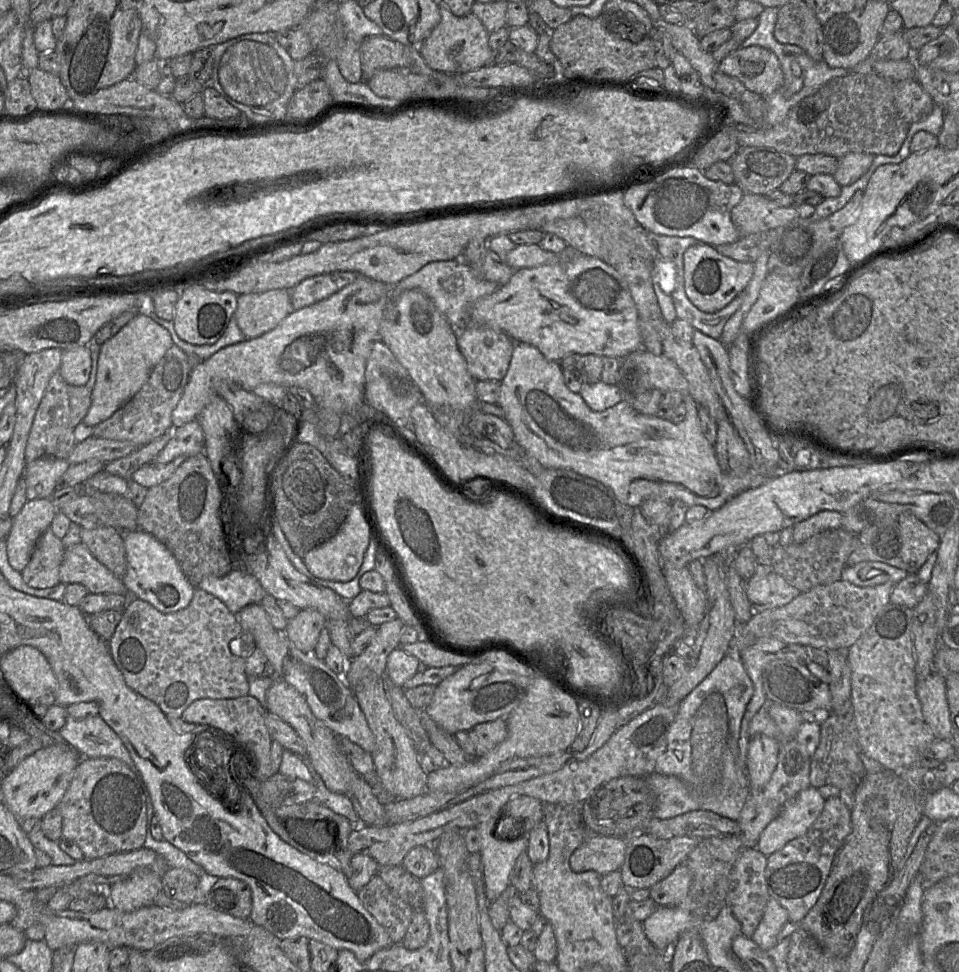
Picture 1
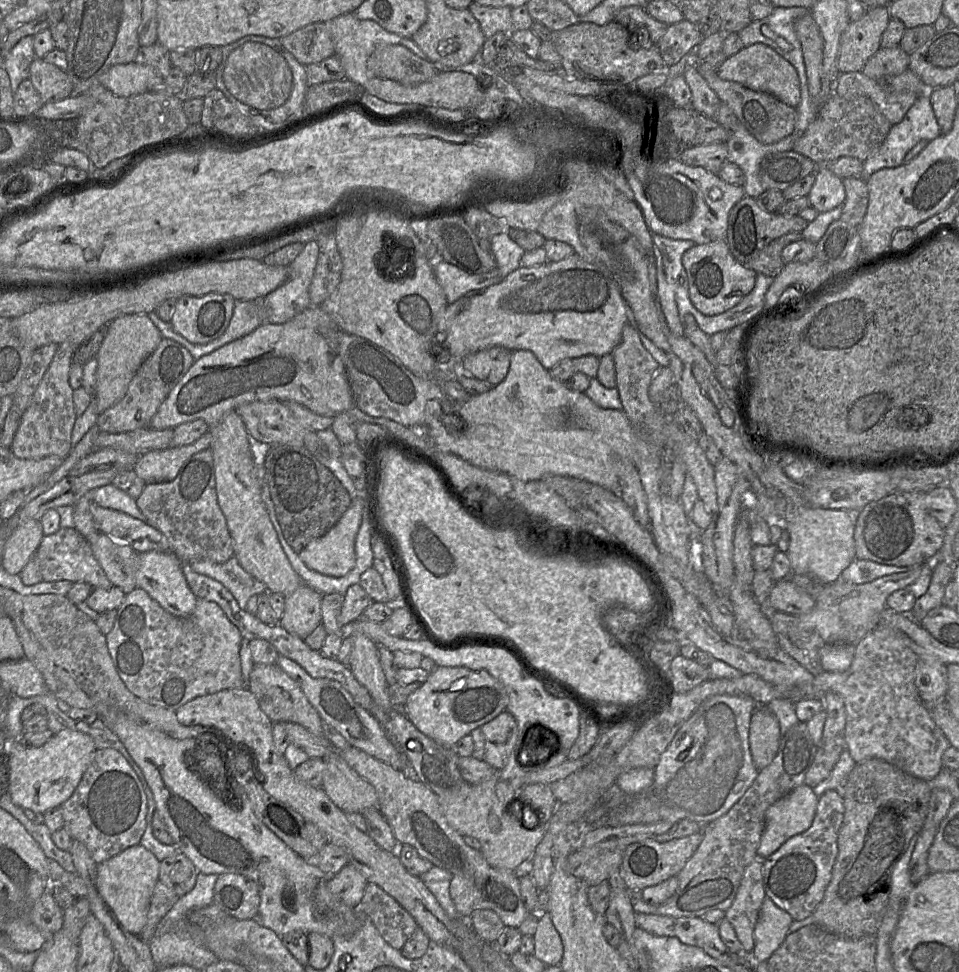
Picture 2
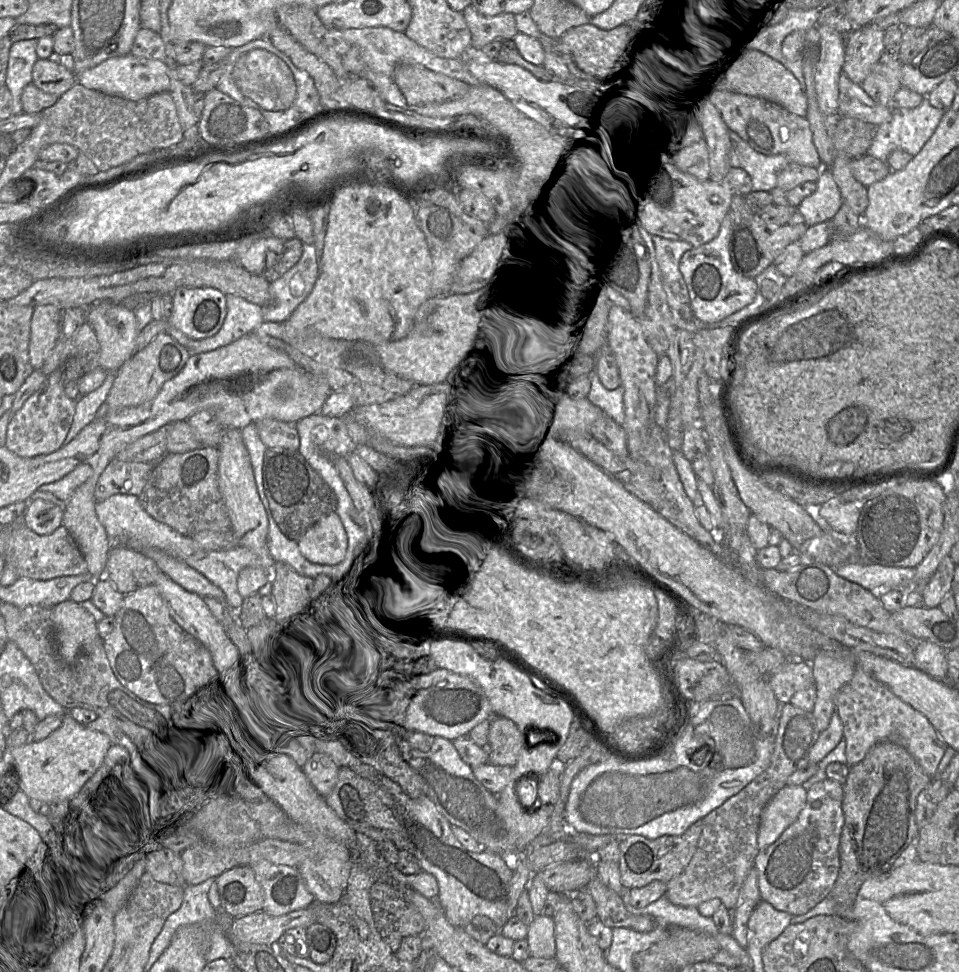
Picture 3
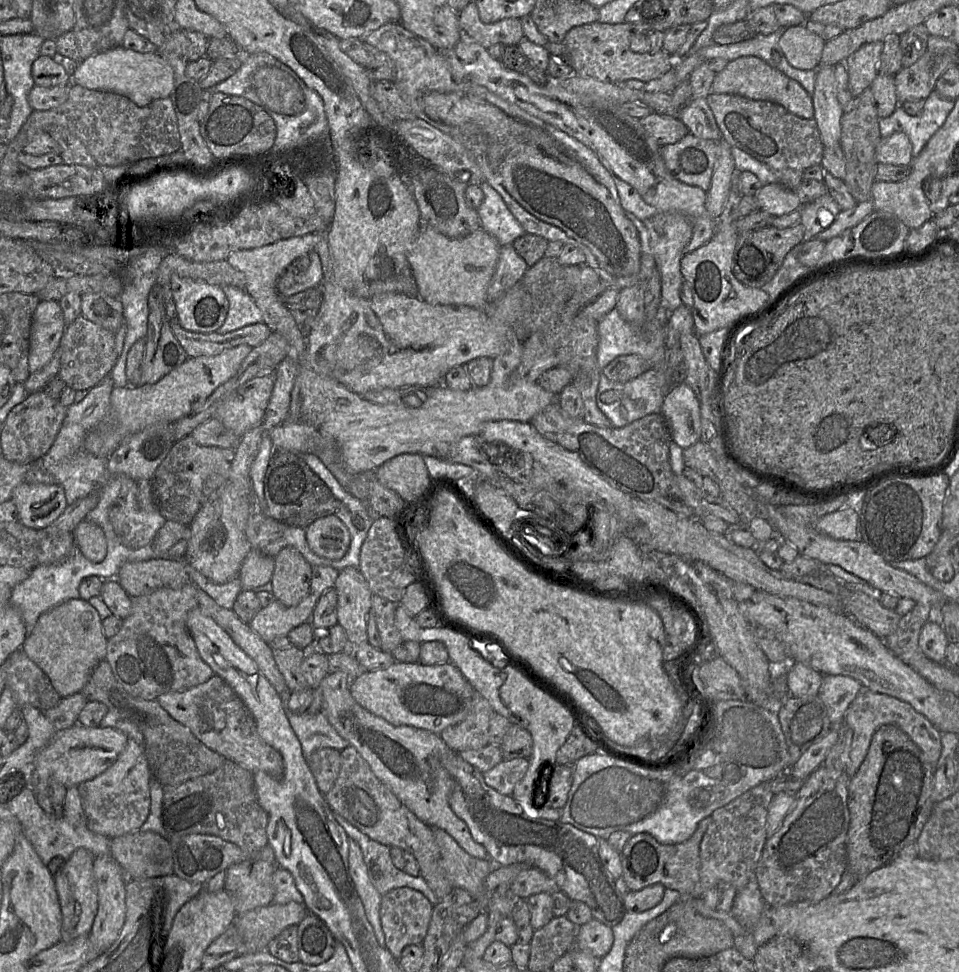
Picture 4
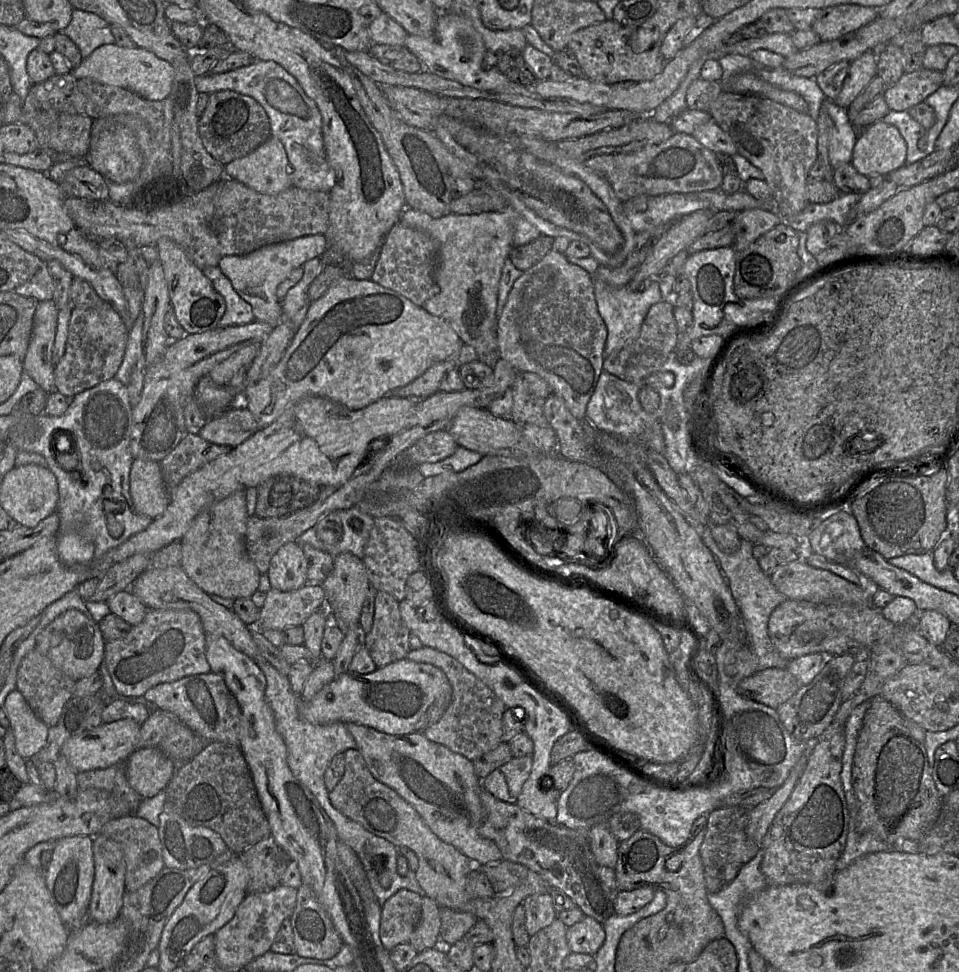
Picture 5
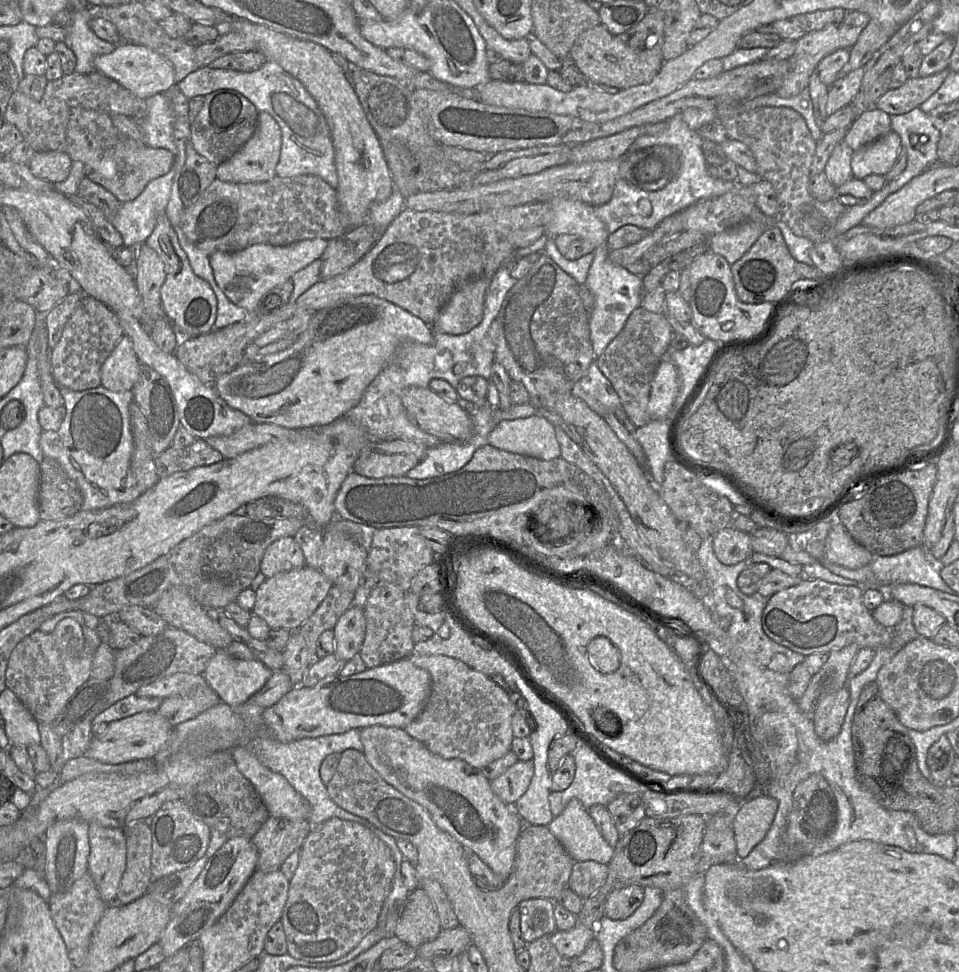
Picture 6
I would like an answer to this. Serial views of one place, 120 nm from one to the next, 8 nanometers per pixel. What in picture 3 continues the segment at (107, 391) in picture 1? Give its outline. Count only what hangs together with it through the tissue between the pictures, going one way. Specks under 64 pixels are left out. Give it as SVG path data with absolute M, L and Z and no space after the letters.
M100 301L86 308L86 321L96 333L100 346L99 364L106 372L116 373L136 352L136 338L140 329L133 309L121 302Z

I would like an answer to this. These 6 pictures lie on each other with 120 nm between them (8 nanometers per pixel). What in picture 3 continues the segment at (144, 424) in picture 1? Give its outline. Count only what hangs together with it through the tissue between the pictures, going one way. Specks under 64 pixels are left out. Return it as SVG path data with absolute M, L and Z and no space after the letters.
M166 331L160 332L144 348L136 350L116 372L105 400L108 412L151 401L162 385L183 369L190 355L190 352L170 334Z

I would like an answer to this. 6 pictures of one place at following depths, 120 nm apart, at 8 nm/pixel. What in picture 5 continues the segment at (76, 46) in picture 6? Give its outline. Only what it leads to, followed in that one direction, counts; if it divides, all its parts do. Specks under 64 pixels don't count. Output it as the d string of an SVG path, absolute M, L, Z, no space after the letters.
M73 9L70 23L62 31L78 47L82 59L86 59L97 48L104 45L113 45L115 40L110 25L100 16L82 10Z

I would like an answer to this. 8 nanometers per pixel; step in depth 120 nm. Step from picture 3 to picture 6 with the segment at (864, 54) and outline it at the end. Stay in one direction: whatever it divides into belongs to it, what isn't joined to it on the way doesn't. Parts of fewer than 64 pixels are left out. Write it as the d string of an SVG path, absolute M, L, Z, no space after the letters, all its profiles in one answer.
M859 67L838 79L829 87L827 103L825 106L827 116L832 115L851 103L859 92L863 75L864 68Z

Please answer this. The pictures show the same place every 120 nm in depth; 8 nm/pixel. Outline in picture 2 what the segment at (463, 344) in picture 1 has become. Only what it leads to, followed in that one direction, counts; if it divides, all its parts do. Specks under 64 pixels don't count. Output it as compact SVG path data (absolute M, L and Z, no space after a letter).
M502 347L471 353L460 363L460 371L486 382L490 386L497 386L508 373L511 354L511 351Z

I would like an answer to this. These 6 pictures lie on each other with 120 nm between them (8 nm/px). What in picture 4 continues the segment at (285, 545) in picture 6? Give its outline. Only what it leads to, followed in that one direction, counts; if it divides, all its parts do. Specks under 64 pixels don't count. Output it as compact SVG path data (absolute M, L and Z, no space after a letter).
M291 546L283 548L273 559L271 584L274 599L287 607L298 605L310 593L312 566Z

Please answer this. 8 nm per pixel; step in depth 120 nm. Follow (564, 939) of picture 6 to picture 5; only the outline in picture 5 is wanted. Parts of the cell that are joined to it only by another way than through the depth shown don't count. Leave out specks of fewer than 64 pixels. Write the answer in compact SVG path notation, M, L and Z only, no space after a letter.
M585 916L568 928L566 939L571 952L595 956L604 943L605 931L601 923Z

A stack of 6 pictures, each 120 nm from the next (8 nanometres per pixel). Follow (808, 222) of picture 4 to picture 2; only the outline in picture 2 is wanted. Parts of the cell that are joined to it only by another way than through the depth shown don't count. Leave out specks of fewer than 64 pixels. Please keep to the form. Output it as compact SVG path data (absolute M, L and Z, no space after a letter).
M819 167L815 173L814 184L808 194L810 207L818 212L826 212L845 201L843 179L826 167Z

